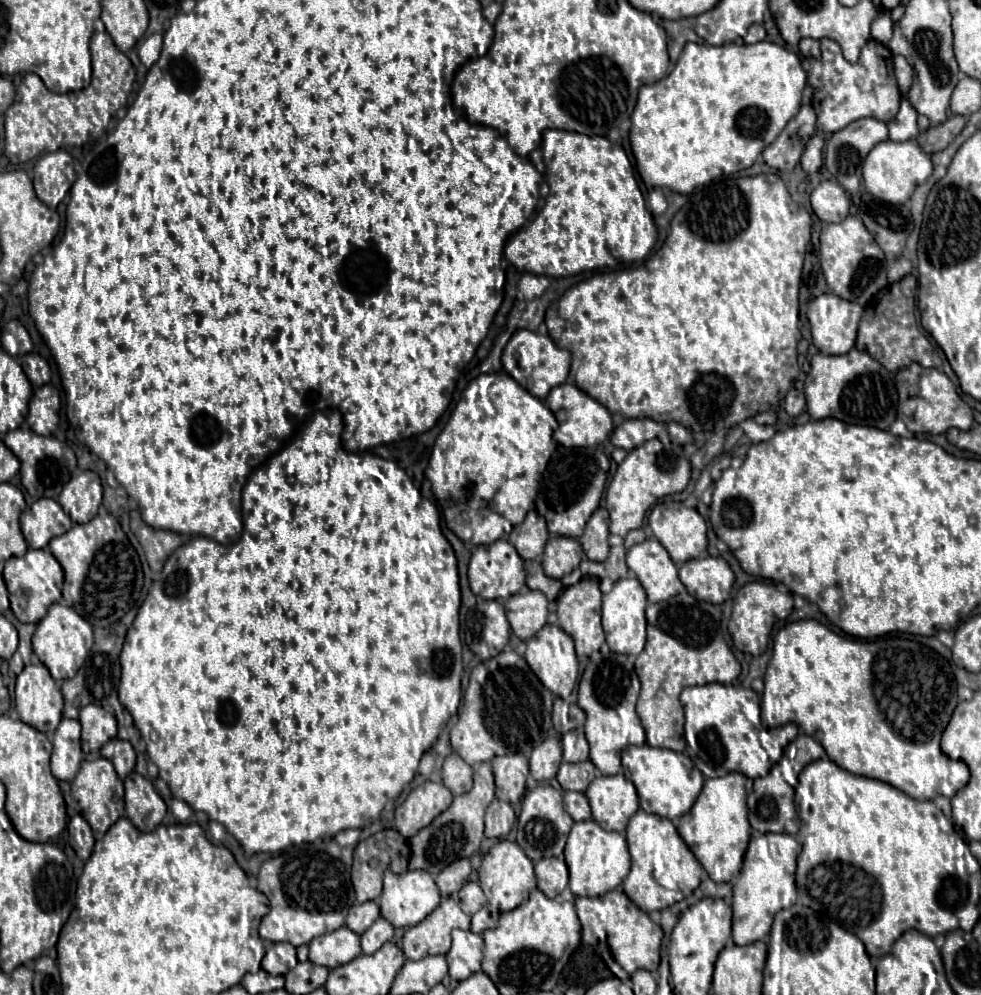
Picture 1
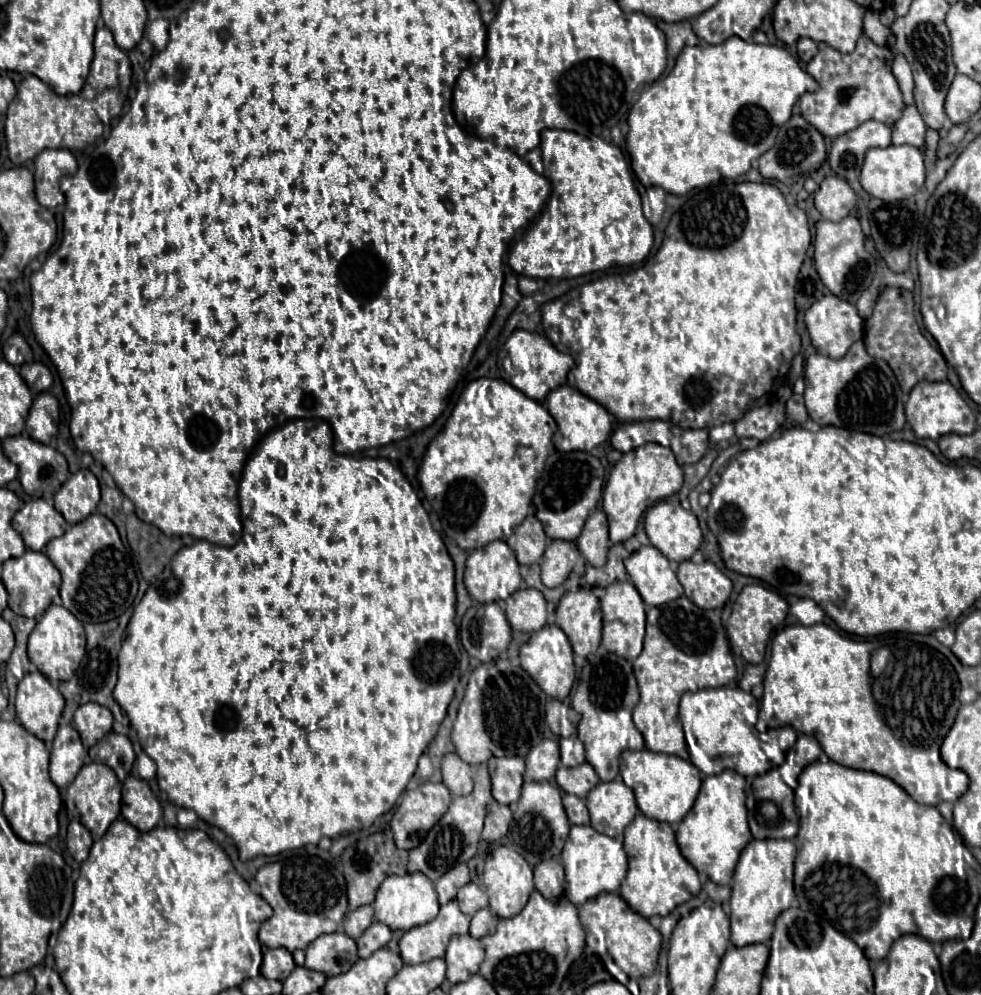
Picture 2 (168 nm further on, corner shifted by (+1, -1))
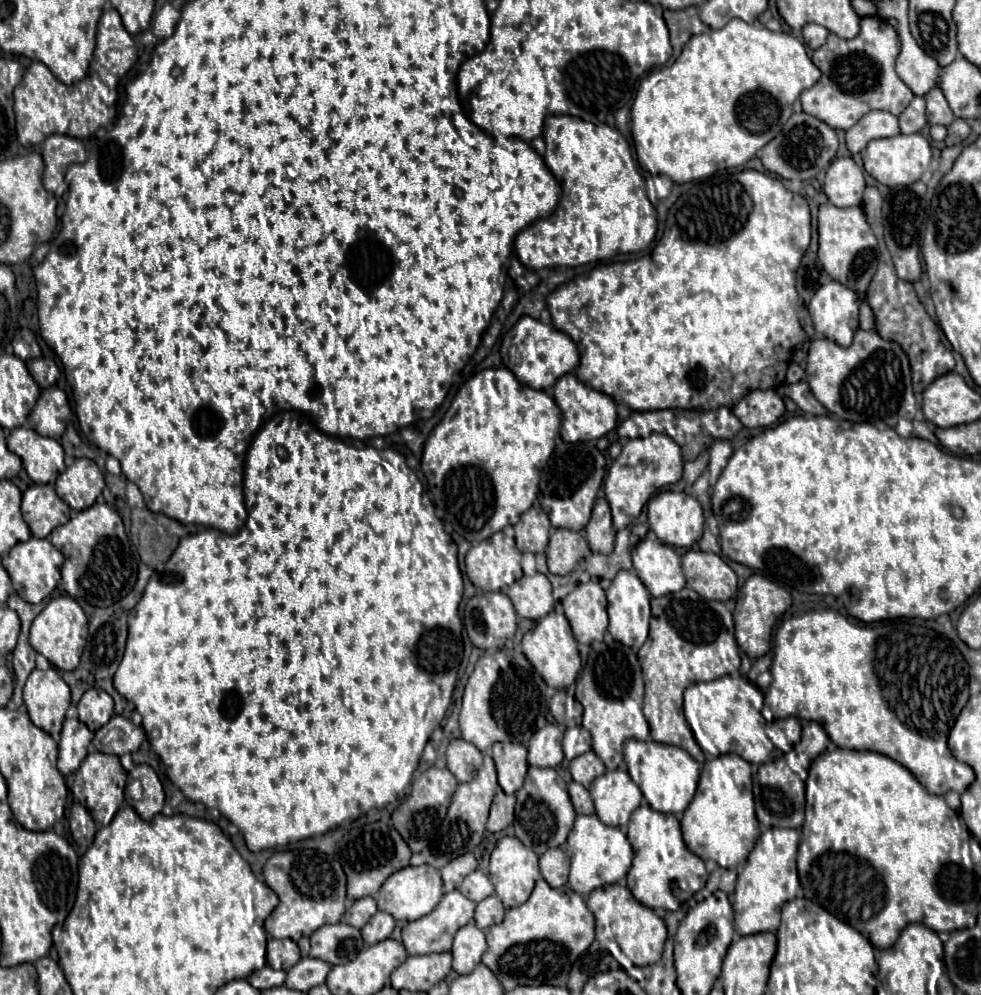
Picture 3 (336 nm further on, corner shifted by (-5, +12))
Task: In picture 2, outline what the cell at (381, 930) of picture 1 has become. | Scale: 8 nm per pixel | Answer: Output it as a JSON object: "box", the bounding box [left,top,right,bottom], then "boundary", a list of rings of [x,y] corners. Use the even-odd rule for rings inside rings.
{"box":[357,921,391,959],"boundary":[[[373,921],[369,925],[369,929],[365,929],[365,933],[357,939],[357,947],[359,947],[359,957],[367,959],[371,953],[375,953],[377,949],[385,947],[391,941],[391,929],[385,923]]]}

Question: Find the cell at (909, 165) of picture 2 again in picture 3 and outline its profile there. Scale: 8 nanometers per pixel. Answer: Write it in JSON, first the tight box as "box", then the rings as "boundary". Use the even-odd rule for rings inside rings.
{"box":[863,134,931,188],"boundary":[[[899,134],[893,138],[879,138],[867,144],[863,152],[863,164],[867,174],[871,174],[877,182],[895,188],[895,186],[909,186],[917,182],[923,172],[927,172],[931,164],[931,146],[923,134]]]}

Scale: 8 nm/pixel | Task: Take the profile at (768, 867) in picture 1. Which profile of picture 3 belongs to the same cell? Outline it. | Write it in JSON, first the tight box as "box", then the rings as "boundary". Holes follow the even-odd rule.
{"box":[735,828,803,936],"boundary":[[[769,828],[755,842],[755,848],[747,856],[745,868],[737,876],[735,888],[735,930],[741,936],[755,932],[775,932],[779,928],[781,906],[803,896],[796,866],[799,841],[799,832],[793,828]]]}

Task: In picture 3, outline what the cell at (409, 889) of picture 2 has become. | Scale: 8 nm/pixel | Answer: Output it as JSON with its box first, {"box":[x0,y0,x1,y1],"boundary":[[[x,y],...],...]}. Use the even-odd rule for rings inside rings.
{"box":[377,864,443,920],"boundary":[[[423,864],[407,866],[391,874],[377,894],[377,906],[379,910],[389,912],[395,920],[417,920],[429,914],[441,902],[441,898],[443,898],[443,880],[439,876],[439,870],[429,864]]]}

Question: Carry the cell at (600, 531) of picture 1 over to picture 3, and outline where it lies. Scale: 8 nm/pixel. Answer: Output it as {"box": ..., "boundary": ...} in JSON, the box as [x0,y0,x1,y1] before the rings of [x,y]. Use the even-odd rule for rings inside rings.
{"box":[585,498,615,554],"boundary":[[[599,498],[593,506],[591,520],[585,526],[585,538],[593,552],[599,552],[599,554],[611,552],[615,544],[615,528],[611,522],[611,510],[605,498]]]}

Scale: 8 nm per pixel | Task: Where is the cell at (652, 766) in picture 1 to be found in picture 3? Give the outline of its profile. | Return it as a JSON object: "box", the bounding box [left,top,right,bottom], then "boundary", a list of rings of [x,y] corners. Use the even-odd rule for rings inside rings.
{"box":[625,740,701,816],"boundary":[[[627,740],[625,762],[629,776],[641,788],[651,808],[655,808],[657,812],[671,812],[675,816],[683,814],[683,810],[689,806],[689,802],[695,796],[701,772],[699,762],[687,750],[679,746],[659,744],[655,740]]]}

